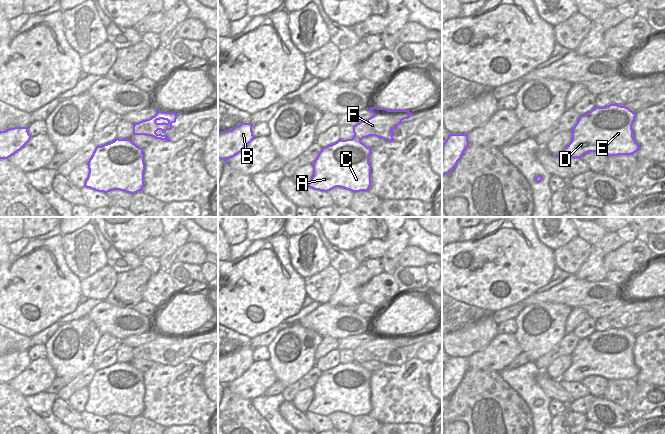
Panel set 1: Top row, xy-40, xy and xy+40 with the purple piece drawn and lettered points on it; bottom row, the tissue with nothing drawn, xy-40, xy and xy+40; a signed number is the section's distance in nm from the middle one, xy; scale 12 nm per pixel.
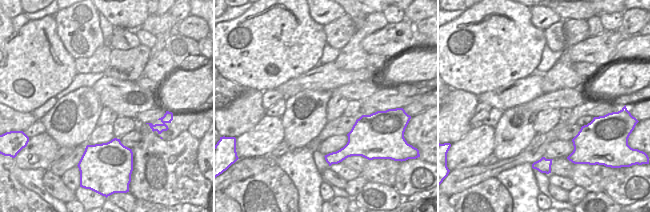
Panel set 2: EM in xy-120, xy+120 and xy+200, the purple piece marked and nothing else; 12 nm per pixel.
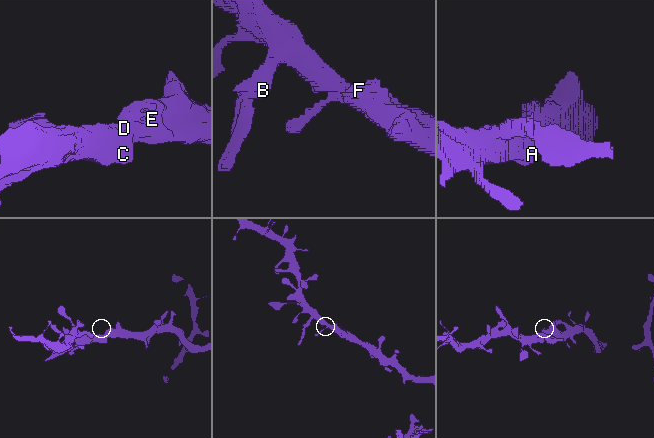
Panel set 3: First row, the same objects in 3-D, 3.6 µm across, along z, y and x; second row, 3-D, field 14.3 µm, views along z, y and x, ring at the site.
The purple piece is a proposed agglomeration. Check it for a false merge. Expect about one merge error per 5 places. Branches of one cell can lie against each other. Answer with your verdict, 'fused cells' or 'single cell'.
single cell

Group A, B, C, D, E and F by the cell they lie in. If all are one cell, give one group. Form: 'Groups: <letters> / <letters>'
Groups: A B C D E F.

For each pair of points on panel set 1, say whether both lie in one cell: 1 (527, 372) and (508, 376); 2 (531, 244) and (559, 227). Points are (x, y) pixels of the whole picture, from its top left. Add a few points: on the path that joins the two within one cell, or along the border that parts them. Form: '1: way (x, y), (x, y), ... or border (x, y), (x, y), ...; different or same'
1: way (522, 375), (513, 376); same
2: border (534, 227), (537, 237), (553, 250); different

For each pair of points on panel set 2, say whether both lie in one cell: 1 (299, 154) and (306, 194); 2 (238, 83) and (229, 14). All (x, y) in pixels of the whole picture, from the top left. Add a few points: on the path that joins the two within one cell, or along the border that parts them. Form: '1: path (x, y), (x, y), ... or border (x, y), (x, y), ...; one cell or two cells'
1: border (308, 150), (302, 159), (293, 163), (276, 161); two cells
2: border (246, 10), (240, 15), (224, 21); two cells

